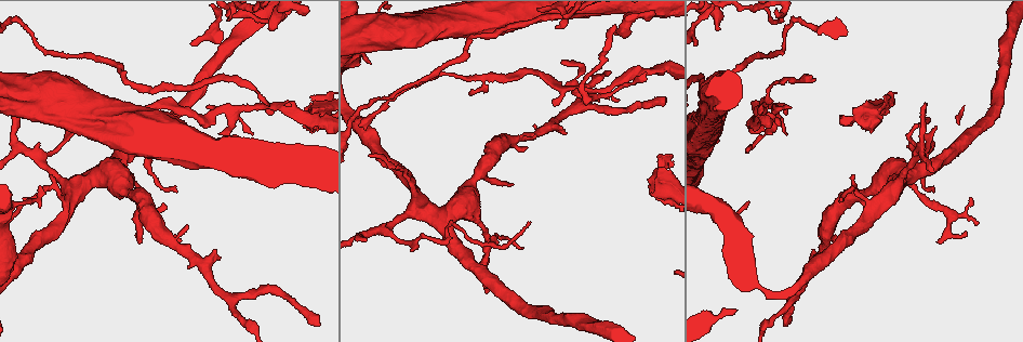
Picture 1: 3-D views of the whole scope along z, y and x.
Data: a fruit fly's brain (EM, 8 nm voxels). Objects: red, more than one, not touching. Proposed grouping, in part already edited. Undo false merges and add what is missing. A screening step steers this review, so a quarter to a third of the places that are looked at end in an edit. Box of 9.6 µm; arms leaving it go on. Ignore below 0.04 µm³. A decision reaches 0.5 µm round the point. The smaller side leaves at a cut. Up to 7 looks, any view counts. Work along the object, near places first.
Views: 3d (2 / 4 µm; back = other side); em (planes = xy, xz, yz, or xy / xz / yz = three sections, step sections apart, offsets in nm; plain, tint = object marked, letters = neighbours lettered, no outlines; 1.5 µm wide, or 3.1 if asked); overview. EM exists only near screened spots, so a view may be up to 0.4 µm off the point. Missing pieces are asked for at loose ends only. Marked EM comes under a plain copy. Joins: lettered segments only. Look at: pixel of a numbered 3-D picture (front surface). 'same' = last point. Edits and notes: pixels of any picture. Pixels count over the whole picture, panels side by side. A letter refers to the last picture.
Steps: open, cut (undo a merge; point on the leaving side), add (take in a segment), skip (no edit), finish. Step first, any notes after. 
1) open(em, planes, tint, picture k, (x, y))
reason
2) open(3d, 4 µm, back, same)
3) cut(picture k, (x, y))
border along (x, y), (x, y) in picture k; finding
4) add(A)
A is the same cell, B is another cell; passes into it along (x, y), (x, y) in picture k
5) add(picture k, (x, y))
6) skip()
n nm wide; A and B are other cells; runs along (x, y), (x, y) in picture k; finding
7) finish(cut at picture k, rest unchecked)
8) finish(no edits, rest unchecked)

open(em, planes, tint, picture 1, (970, 197))
tapers out

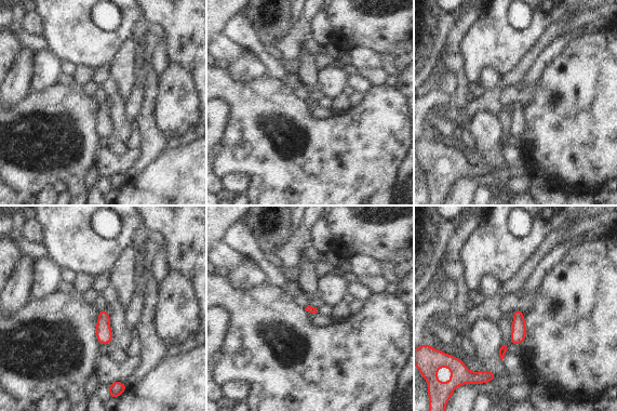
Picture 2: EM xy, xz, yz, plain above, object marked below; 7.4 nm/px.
open(em, planes, letters, same)

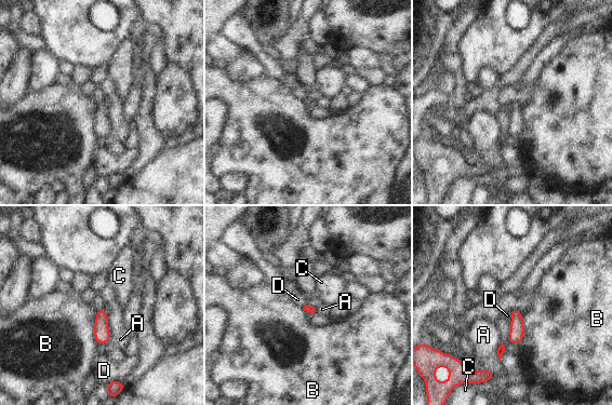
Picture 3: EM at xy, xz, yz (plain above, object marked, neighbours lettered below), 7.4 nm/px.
skip()
B touches over 220 nm; A, B, C and D are other cells; border along (107, 314), (110, 340) in picture 3; none of them fits

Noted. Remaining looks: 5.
open(em, yz, step 8, letters, picture 1, (565, 134))
branch stops here

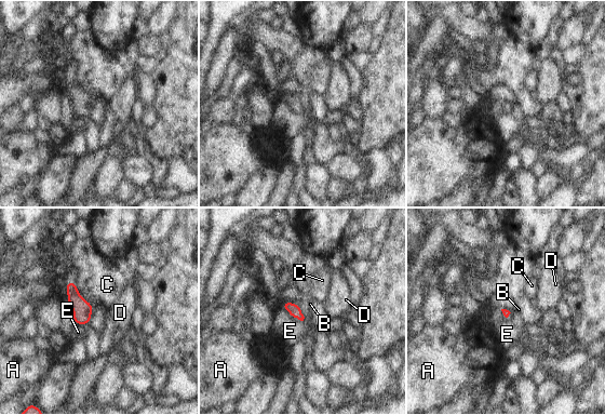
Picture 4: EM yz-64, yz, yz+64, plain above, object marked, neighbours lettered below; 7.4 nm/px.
open(em, planes, letters, same)
another direction

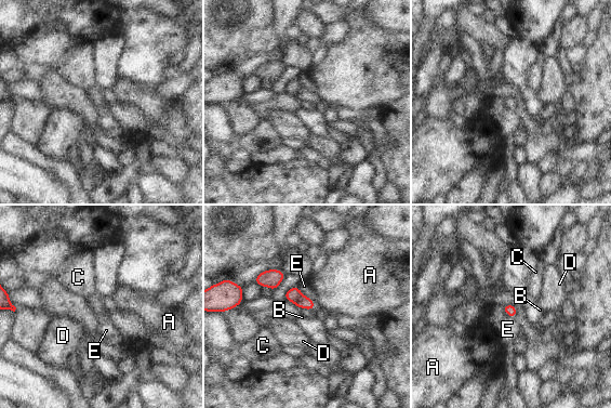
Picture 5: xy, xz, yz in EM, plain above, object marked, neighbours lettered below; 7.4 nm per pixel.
skip()
A, B, C, D and E are other cells; border along (297, 286), (314, 302) in picture 5; no lettered segment goes on from it

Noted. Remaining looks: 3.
open(em, planes, letters, picture 1, (926, 105))
thin end

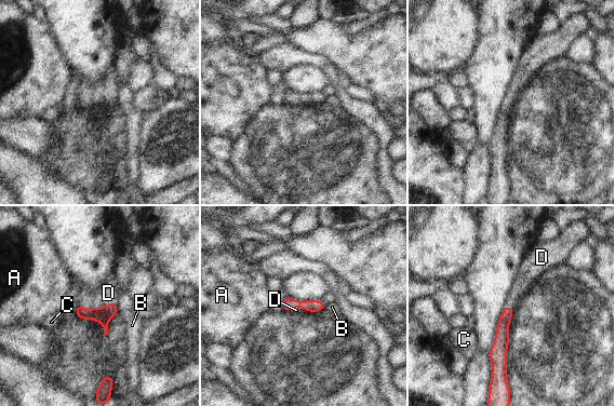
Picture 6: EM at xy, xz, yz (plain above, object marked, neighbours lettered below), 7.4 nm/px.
add(D)
D is the same cell, A, B and C are other cells; passes into it along (103, 314), (97, 308), (108, 293) in picture 6; it goes on there

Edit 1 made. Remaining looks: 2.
finish(add at picture 6, rest unchecked)

